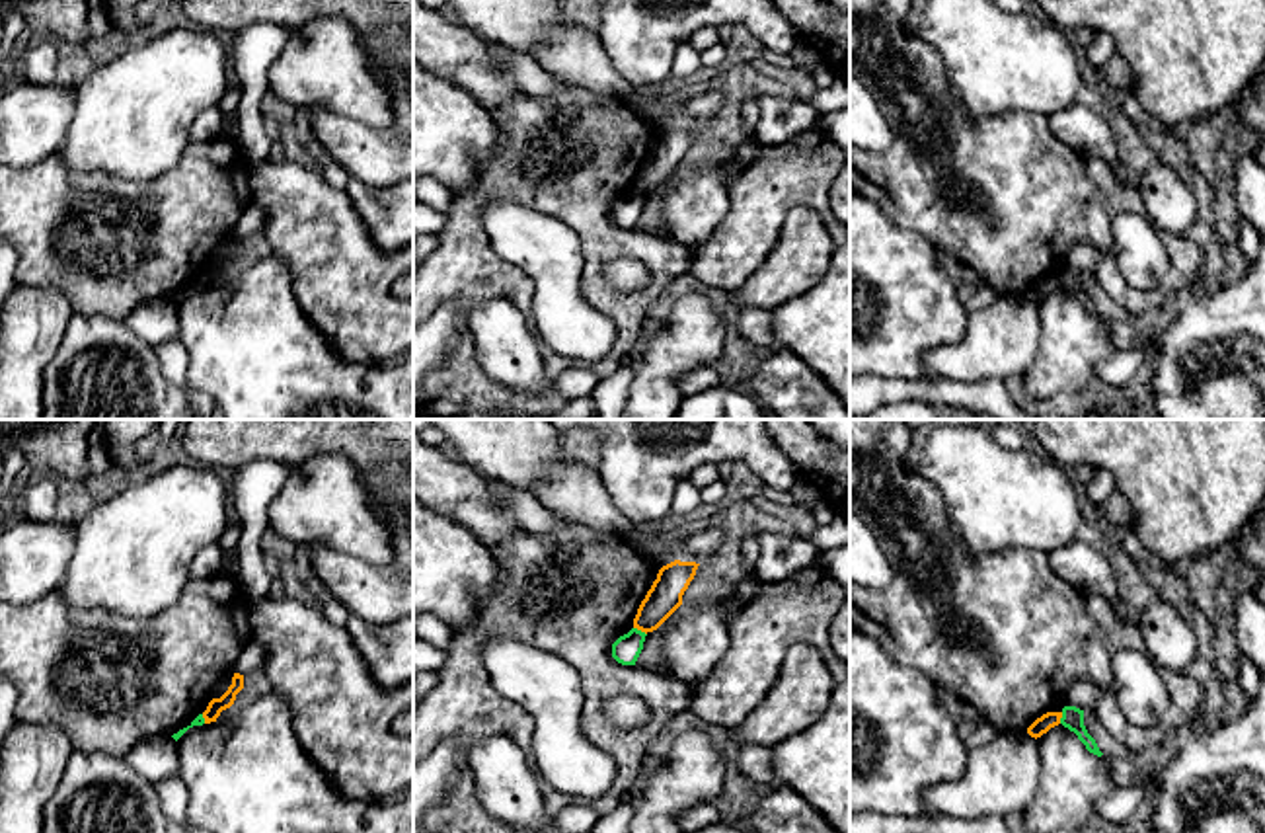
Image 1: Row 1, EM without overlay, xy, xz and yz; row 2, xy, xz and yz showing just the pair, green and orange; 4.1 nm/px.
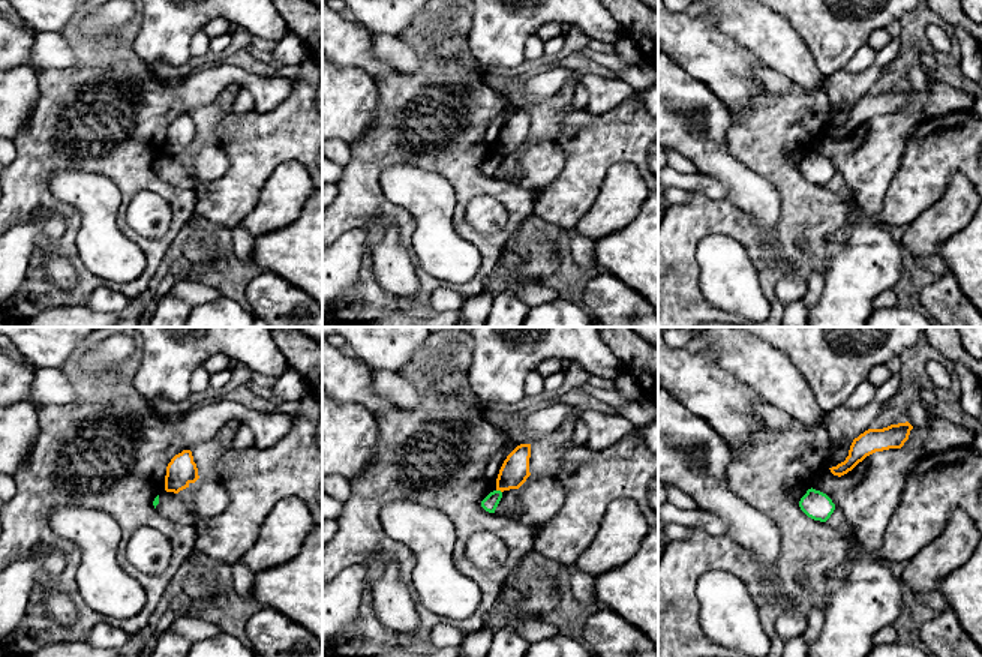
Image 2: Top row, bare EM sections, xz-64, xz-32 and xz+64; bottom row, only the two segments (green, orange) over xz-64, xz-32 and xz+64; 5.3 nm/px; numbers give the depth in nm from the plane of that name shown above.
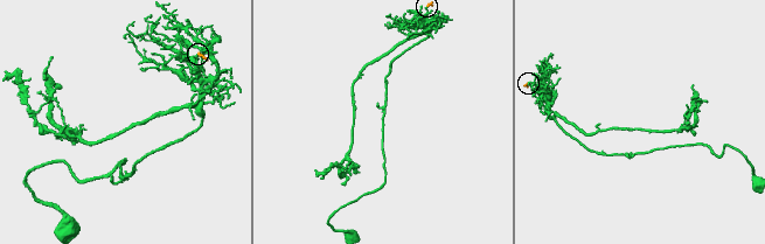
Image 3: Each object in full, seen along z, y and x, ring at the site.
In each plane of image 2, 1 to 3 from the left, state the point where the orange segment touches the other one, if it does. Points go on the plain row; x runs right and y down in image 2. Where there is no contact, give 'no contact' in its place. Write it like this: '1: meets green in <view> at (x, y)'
1: no contact
2: meets green in xz-32 at (499, 155)
3: no contact

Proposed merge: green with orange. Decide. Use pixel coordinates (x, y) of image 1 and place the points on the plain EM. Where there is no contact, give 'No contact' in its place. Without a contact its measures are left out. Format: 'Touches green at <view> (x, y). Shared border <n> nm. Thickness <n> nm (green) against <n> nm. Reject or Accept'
Touches green at xz (640, 194). Shared border 70 nm. Thickness 120 nm (green) against 140 nm. Reject

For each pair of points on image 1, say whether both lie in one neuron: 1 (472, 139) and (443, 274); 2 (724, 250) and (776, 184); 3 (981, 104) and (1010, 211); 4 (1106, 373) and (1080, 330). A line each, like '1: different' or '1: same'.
1: different
2: same
3: different
4: different

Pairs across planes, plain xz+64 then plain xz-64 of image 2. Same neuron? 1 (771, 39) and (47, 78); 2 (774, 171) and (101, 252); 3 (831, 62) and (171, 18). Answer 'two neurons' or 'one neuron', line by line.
1: two neurons
2: two neurons
3: one neuron

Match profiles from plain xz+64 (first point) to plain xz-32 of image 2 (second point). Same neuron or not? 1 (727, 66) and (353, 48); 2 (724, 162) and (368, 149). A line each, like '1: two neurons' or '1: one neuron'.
1: one neuron
2: two neurons

